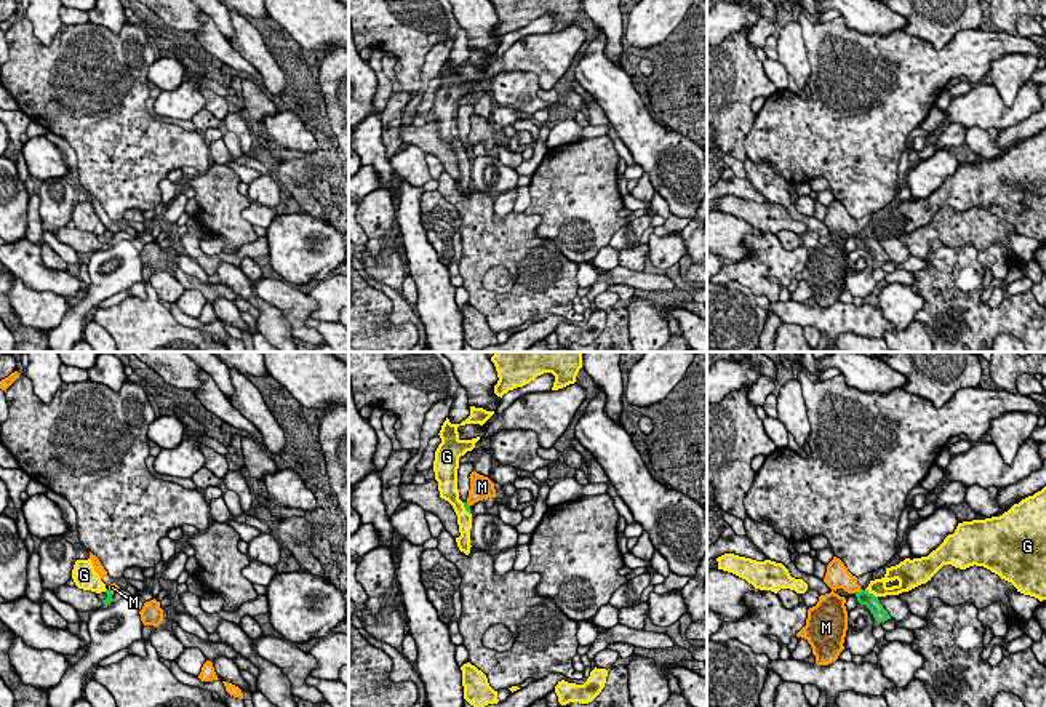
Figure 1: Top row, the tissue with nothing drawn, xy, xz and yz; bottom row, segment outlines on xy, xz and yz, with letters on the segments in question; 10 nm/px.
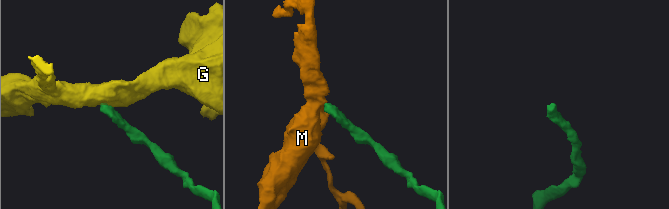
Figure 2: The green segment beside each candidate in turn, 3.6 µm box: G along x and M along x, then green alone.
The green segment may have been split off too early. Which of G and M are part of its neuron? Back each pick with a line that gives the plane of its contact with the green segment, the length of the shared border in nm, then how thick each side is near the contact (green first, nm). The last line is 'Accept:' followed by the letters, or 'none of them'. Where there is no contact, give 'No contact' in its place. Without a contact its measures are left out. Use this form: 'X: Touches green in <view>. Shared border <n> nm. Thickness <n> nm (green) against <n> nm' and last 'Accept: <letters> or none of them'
Accept: none of them

